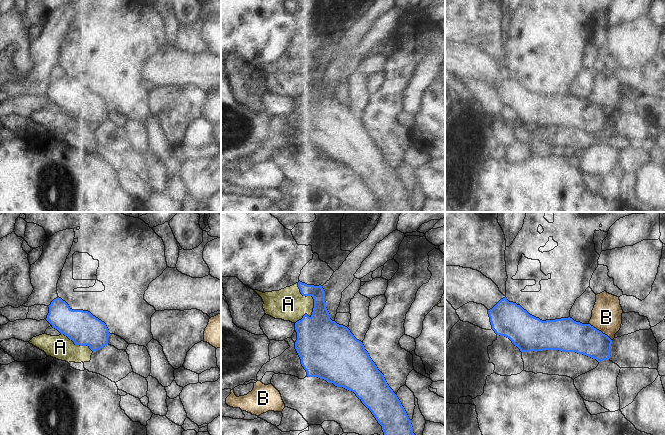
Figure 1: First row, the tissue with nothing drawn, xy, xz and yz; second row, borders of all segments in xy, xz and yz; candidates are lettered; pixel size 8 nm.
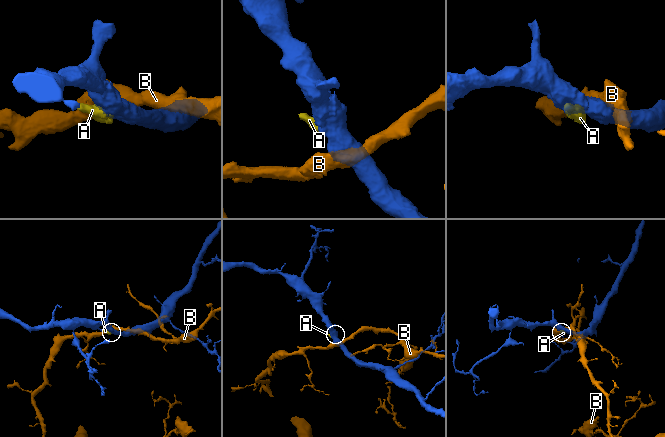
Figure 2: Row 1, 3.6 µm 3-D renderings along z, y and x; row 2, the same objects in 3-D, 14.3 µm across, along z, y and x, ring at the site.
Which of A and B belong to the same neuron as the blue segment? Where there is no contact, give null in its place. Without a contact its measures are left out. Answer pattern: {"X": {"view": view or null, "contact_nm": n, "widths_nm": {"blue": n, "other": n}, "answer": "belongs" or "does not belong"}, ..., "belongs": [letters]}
{"A": {"view": "xz", "contact_nm": 320, "widths_nm": {"blue": 300, "other": 260}, "answer": "does not belong"}, "B": {"view": "yz", "contact_nm": 240, "widths_nm": {"blue": 260, "other": 240}, "answer": "does not belong"}, "belongs": []}

